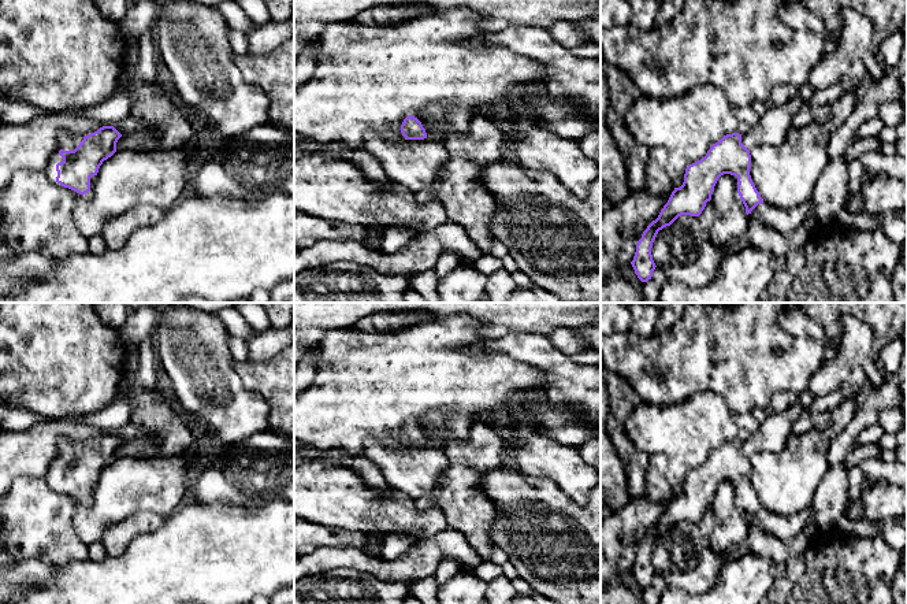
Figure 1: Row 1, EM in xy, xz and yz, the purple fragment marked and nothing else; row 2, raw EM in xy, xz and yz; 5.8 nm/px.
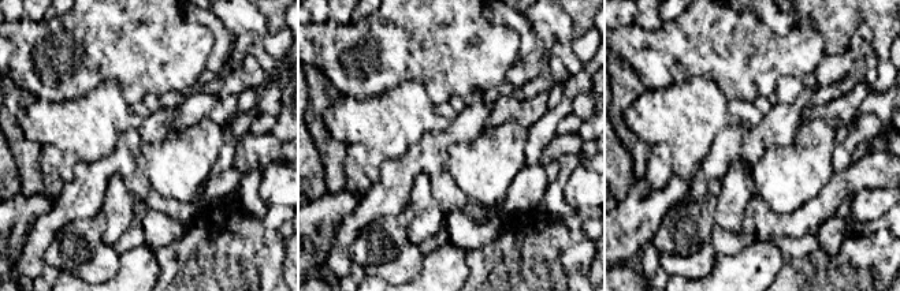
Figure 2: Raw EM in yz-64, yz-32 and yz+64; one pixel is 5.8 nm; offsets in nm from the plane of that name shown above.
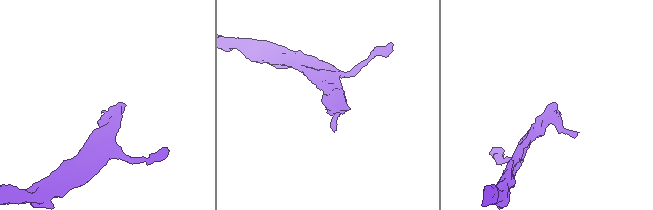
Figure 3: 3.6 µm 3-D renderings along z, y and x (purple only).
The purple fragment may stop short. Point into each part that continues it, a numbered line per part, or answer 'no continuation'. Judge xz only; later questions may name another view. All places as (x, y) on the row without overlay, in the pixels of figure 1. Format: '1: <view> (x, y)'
1: xz (415, 470)

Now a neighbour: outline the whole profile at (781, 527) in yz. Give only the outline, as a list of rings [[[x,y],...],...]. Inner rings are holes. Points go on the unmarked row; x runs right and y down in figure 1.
[[[765,508],[758,511],[750,520],[748,527],[759,527],[763,531],[773,534],[780,540],[792,540],[800,531],[811,529],[810,525],[811,511],[810,508],[791,516],[781,518],[774,514],[767,512]]]

